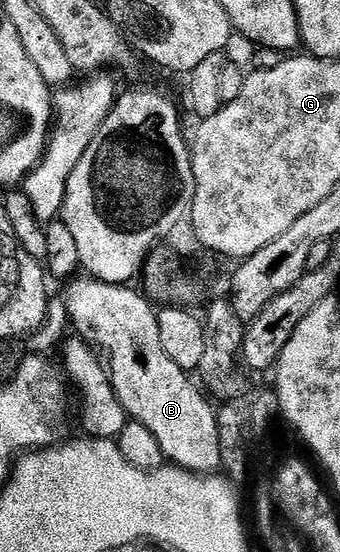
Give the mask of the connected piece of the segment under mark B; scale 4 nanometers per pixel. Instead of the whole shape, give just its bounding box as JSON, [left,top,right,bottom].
[62,277,222,473]

